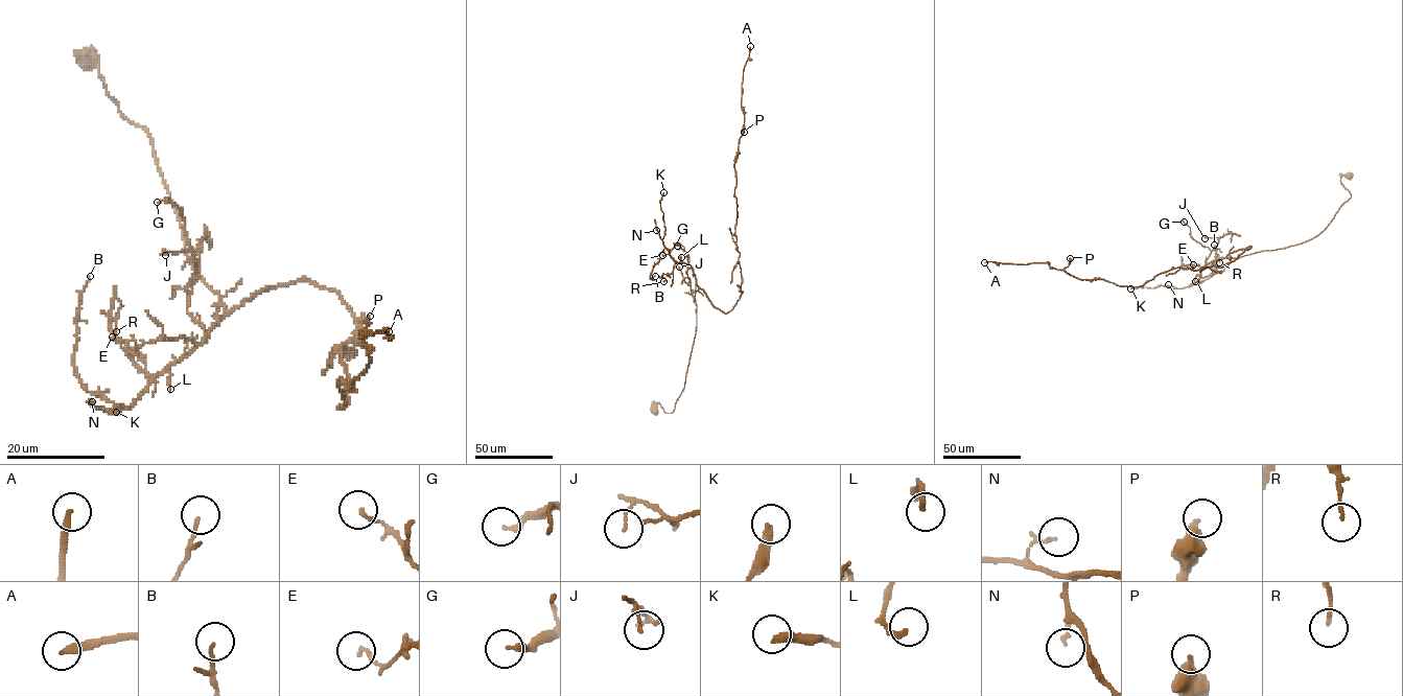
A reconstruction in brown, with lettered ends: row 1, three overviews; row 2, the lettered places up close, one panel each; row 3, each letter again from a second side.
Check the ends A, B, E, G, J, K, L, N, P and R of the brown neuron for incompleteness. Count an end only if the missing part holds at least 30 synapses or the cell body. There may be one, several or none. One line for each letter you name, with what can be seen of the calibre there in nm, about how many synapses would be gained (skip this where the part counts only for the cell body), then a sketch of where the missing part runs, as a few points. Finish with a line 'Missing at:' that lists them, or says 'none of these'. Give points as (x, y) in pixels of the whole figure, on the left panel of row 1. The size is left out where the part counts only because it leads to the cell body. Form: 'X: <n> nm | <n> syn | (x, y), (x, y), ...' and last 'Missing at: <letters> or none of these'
A: 240 nm | 50 syn | (389, 331), (399, 329), (386, 322), (395, 339), (389, 360), (402, 388), (406, 432), (403, 446)
Missing at: A

